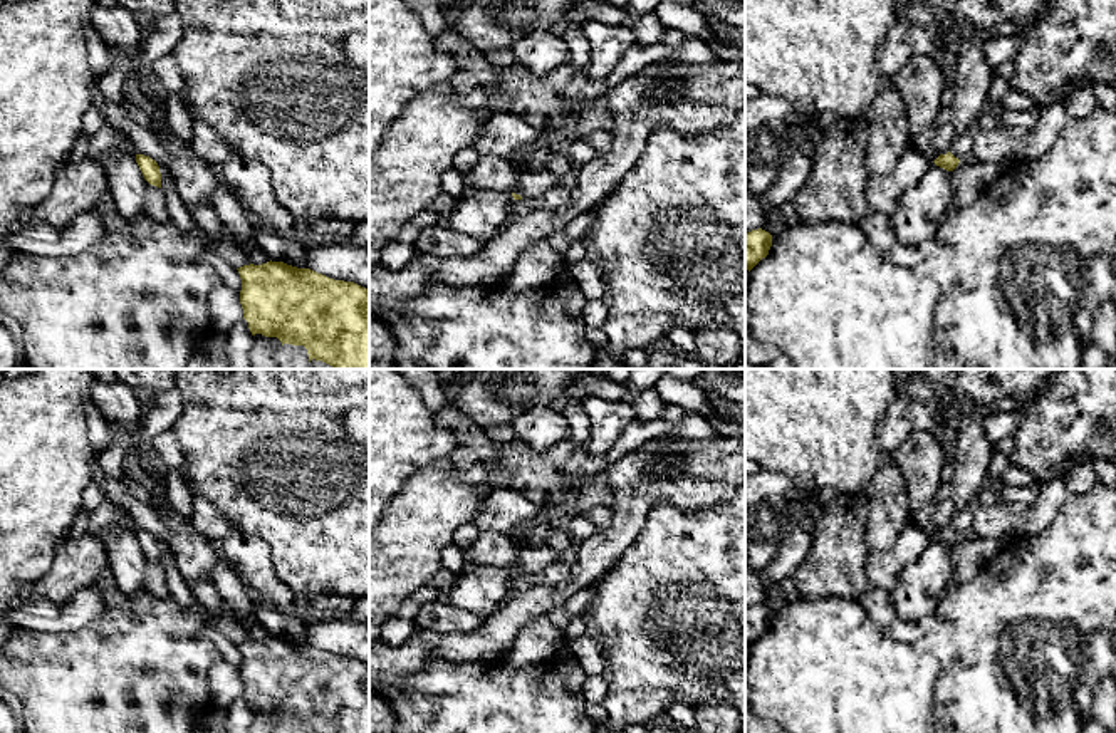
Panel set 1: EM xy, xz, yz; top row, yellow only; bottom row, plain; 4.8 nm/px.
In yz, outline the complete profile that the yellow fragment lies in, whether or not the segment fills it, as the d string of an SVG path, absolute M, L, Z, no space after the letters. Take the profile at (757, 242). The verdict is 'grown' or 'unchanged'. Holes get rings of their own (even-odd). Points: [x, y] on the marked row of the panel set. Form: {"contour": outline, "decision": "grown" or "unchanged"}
{"contour": "M762 228L745 233L745 270L752 270L769 255L772 235Z", "decision": "unchanged"}

